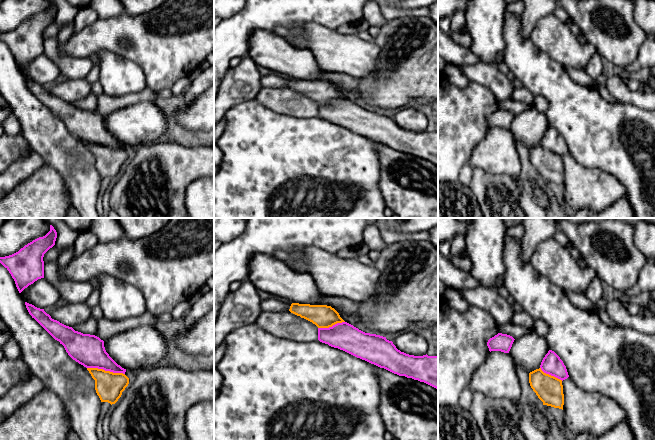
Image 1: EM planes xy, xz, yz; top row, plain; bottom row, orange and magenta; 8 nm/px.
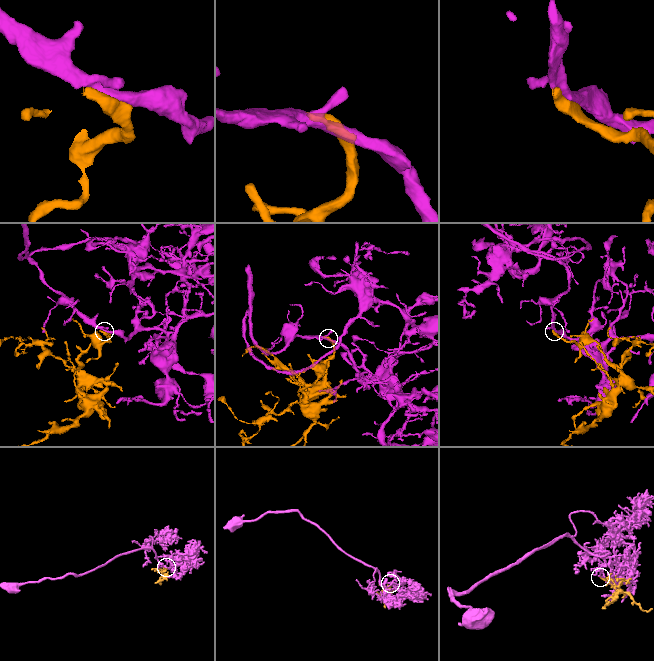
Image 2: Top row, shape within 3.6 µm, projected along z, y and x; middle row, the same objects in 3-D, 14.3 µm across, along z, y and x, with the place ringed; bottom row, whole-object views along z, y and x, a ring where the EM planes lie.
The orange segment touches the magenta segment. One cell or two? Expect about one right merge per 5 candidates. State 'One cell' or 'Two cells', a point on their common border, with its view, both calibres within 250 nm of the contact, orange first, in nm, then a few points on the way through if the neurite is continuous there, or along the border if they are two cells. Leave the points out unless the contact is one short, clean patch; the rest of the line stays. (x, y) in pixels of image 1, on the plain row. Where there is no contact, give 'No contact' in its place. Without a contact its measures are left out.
One cell. Touches orange at xy (106, 147). Thickness 220 nm (orange) against 260 nm

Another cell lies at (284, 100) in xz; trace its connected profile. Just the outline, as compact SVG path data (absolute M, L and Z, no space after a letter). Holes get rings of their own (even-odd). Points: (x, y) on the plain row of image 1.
M290 87L262 88L256 95L255 100L279 114L297 118L318 116L318 103Z

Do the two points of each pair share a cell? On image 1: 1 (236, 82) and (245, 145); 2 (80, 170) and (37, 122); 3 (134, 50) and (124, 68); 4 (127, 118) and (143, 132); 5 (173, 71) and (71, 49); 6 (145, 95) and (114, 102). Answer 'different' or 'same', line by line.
1: different
2: same
3: different
4: same
5: same
6: same

